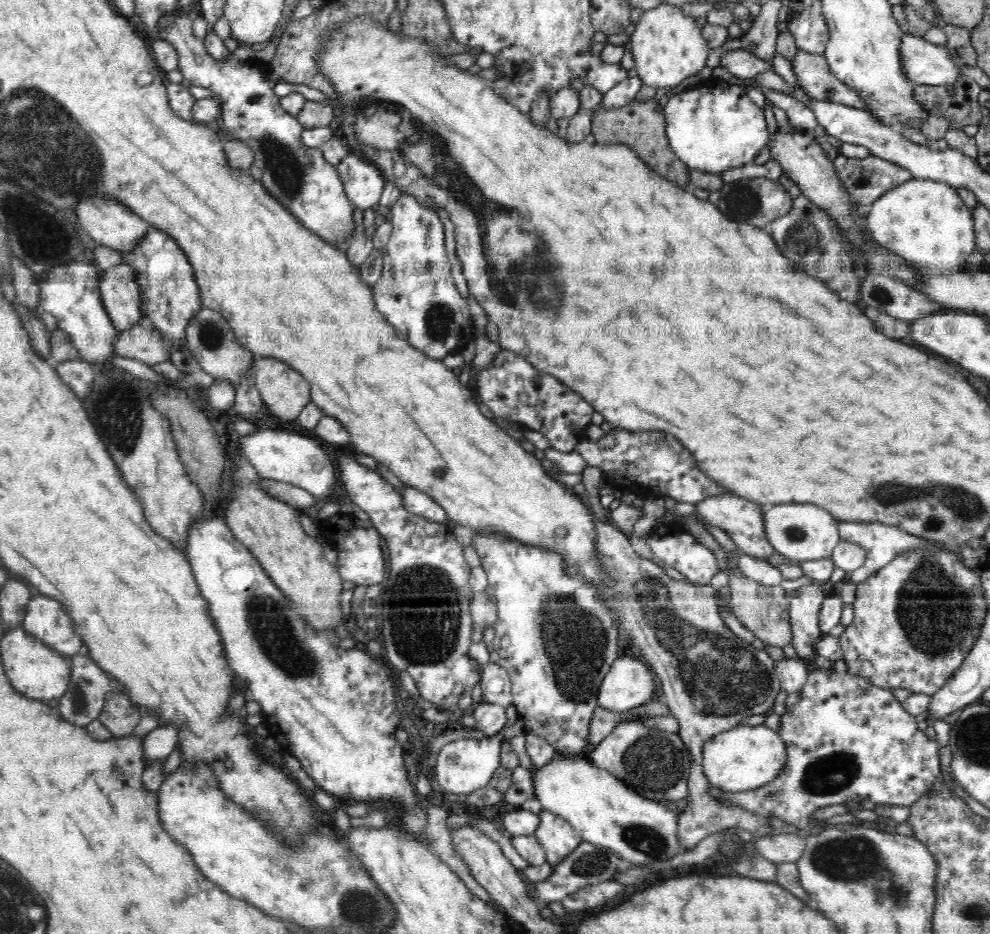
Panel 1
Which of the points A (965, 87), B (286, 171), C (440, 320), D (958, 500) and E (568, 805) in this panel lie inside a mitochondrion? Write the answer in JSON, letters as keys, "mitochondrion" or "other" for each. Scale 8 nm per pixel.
{"A":"other","B":"mitochondrion","C":"mitochondrion","D":"mitochondrion","E":"other"}

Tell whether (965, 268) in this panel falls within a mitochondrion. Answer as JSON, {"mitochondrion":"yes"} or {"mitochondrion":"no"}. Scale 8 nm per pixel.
{"mitochondrion":"no"}

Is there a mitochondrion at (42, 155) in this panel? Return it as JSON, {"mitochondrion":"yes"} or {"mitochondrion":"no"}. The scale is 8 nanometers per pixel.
{"mitochondrion":"yes"}

